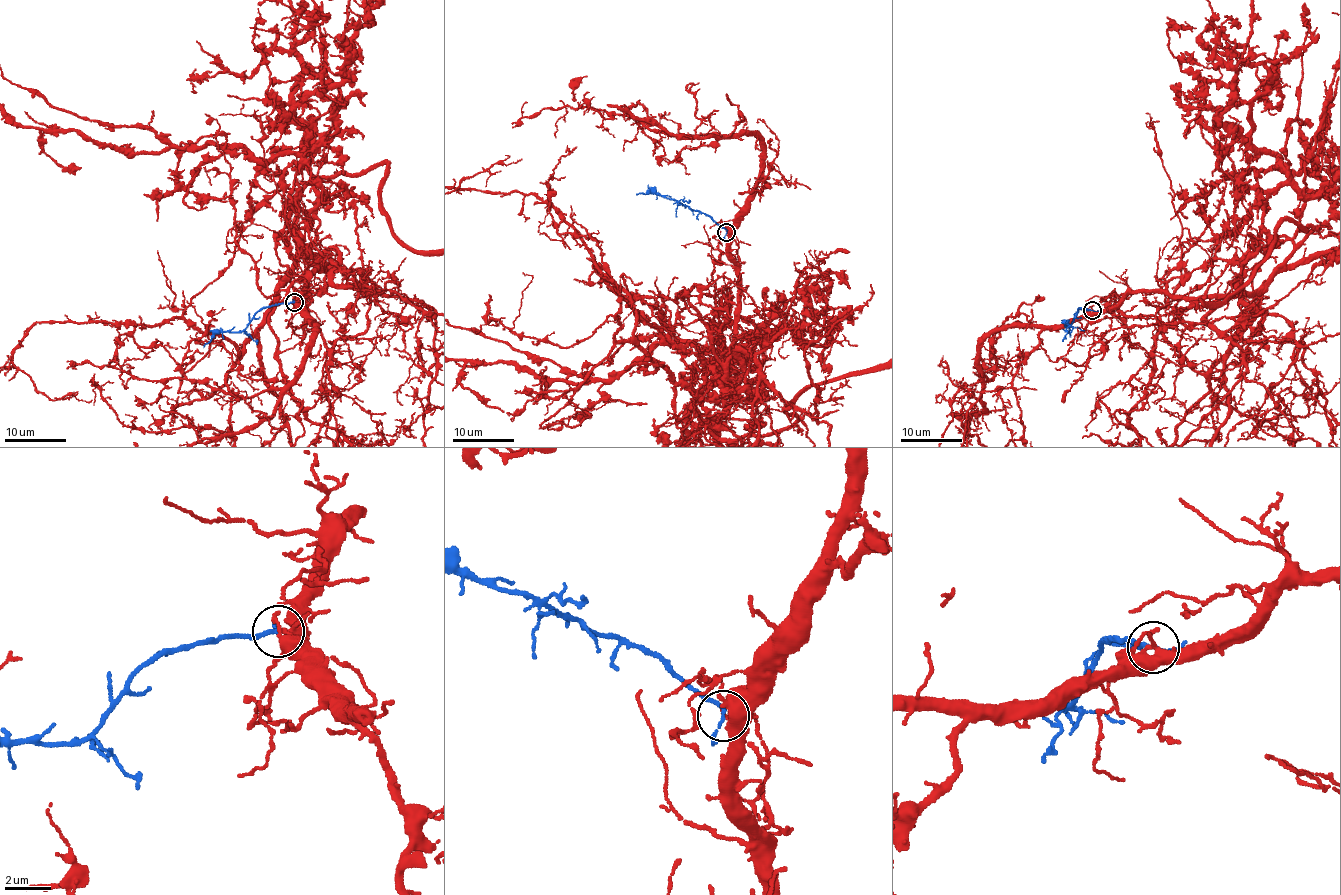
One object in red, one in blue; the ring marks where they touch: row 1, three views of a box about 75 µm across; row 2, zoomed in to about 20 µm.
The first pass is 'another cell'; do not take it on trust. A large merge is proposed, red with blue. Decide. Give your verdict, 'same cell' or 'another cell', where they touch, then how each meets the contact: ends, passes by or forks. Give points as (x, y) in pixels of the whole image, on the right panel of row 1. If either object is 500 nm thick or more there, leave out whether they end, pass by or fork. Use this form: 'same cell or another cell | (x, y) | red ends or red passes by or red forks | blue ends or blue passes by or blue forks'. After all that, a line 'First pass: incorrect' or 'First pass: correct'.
same cell | (1092, 310) | red passes by | blue passes by
First pass: incorrect

